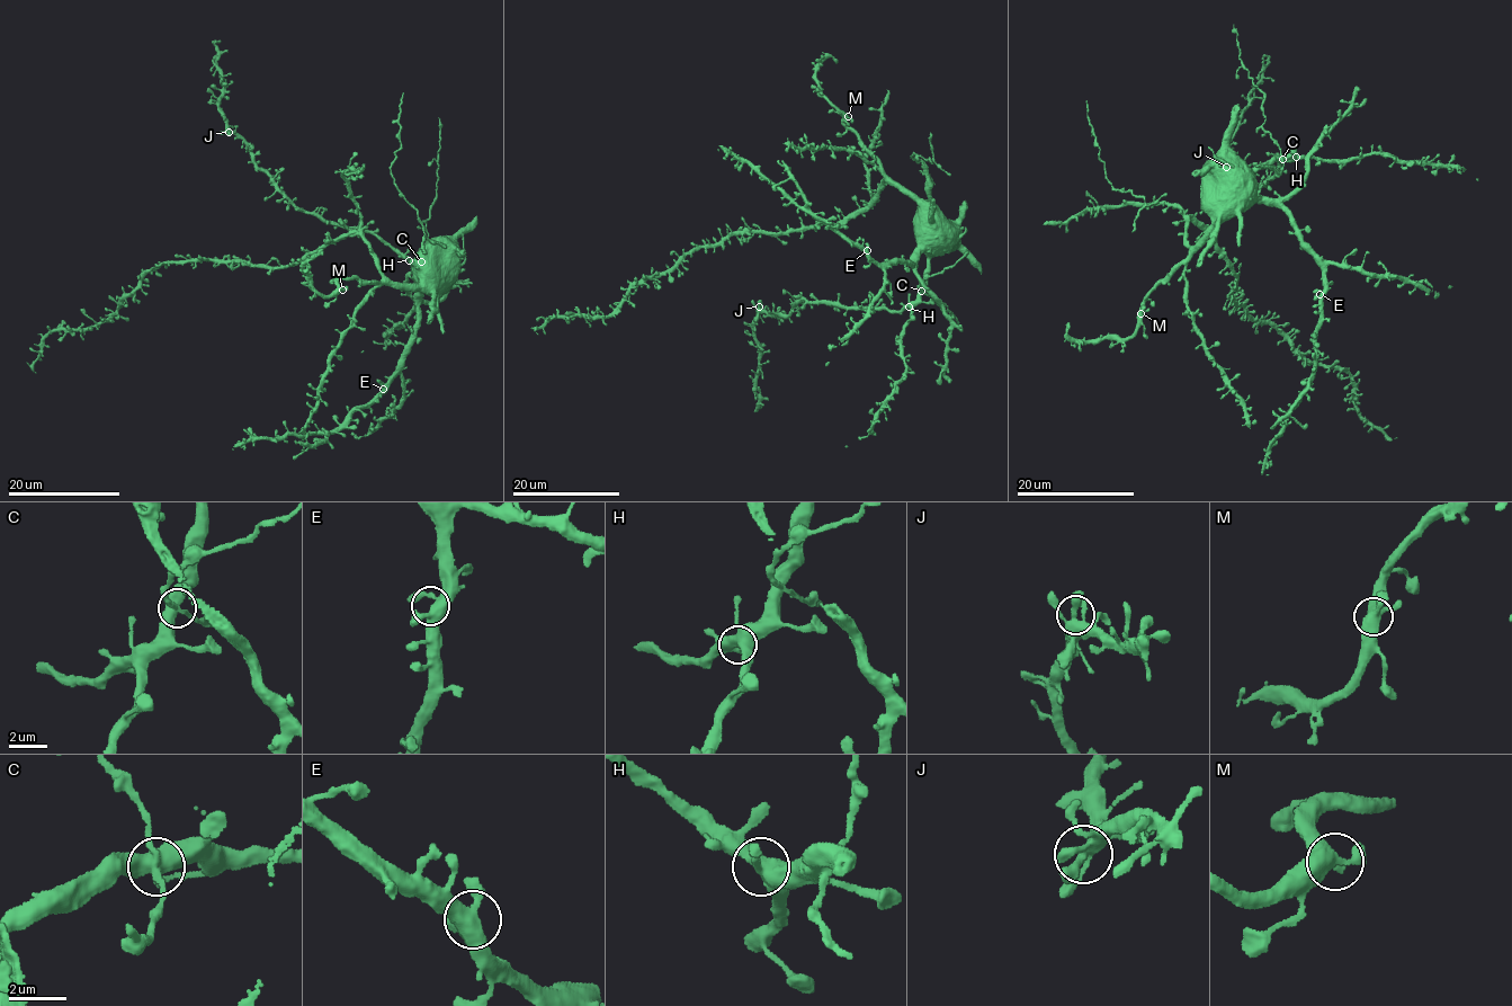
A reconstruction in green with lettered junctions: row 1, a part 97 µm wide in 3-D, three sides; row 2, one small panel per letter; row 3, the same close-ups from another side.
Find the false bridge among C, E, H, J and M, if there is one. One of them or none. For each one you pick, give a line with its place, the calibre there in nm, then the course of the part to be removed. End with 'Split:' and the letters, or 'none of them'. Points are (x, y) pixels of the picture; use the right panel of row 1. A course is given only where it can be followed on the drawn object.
Split: none of them

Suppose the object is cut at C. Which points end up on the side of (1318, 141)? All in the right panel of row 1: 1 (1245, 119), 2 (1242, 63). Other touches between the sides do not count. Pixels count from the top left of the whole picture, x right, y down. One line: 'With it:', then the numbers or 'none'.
With it: 1

